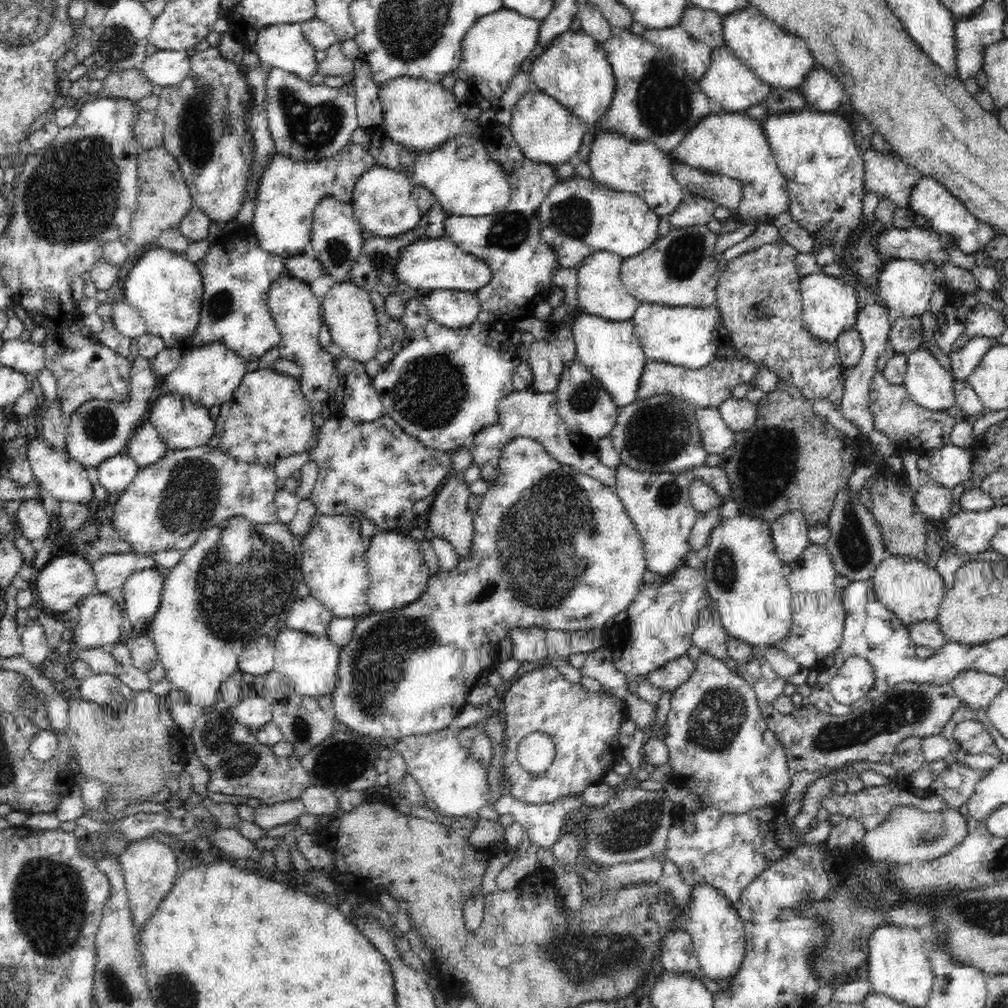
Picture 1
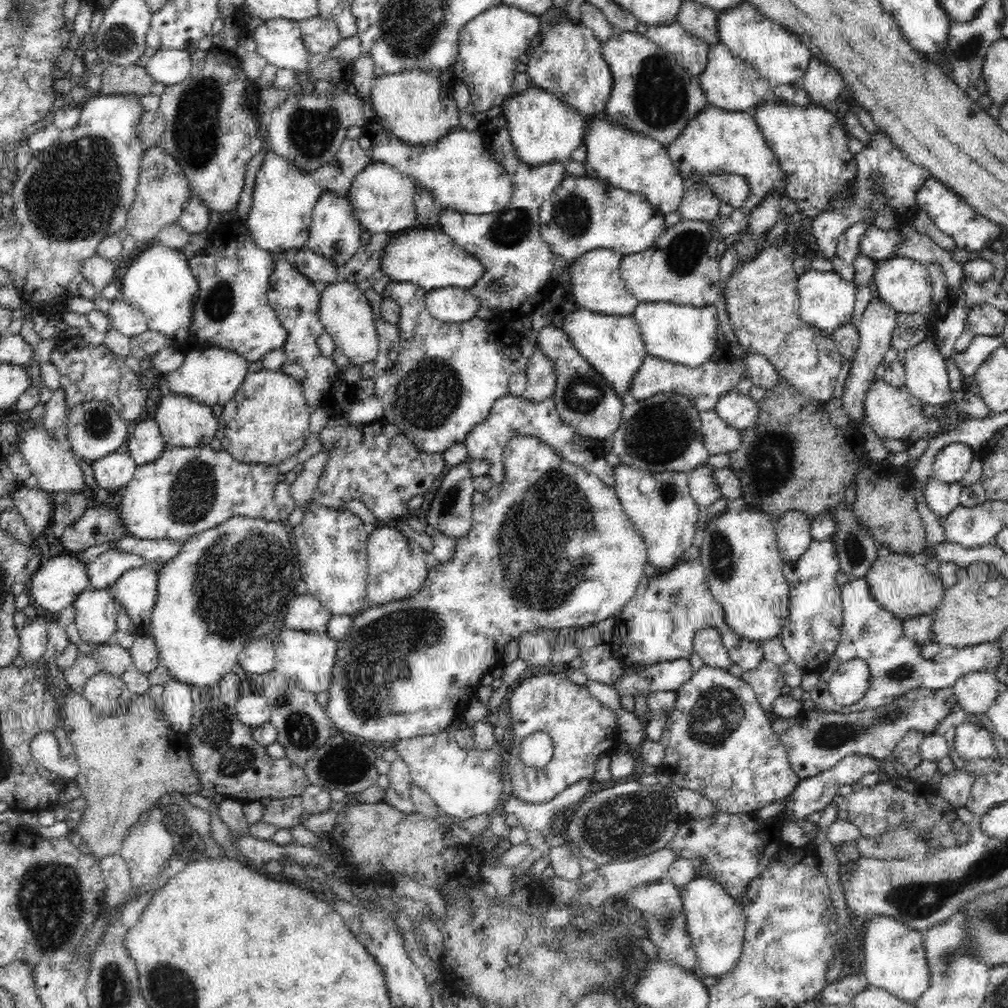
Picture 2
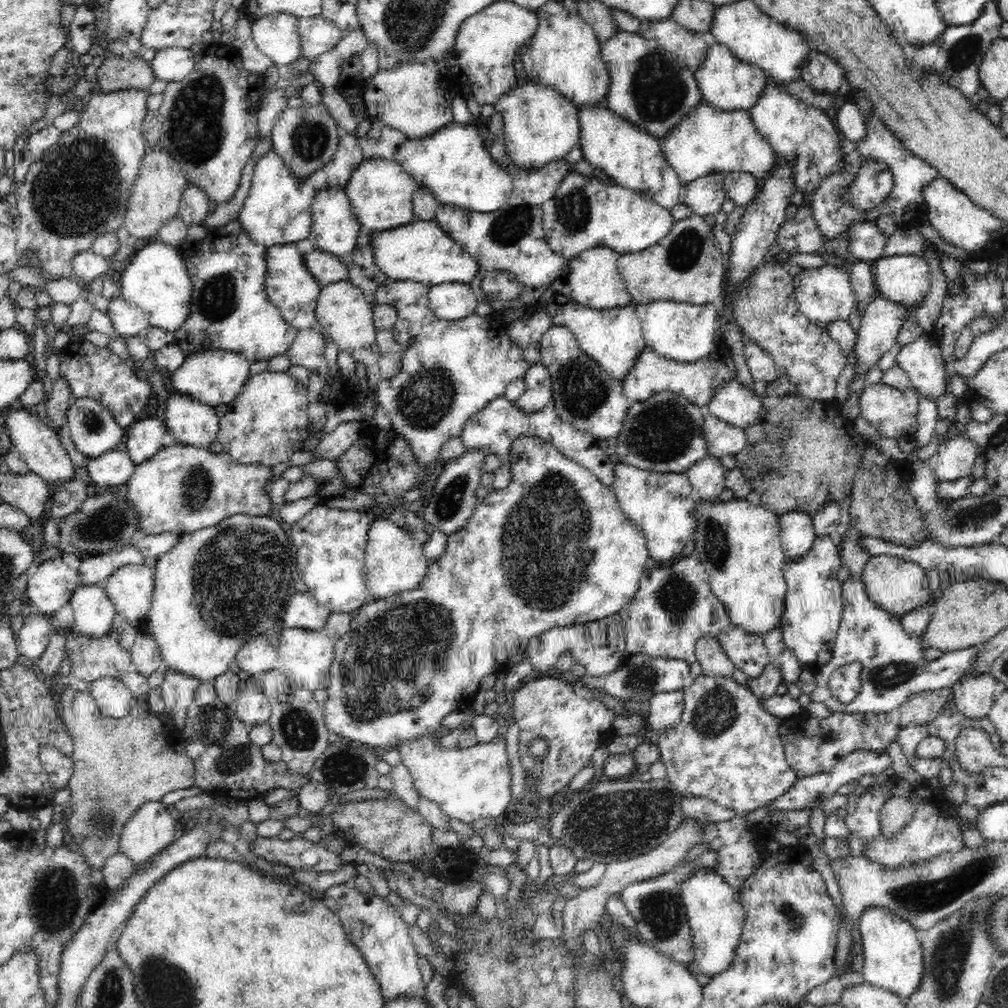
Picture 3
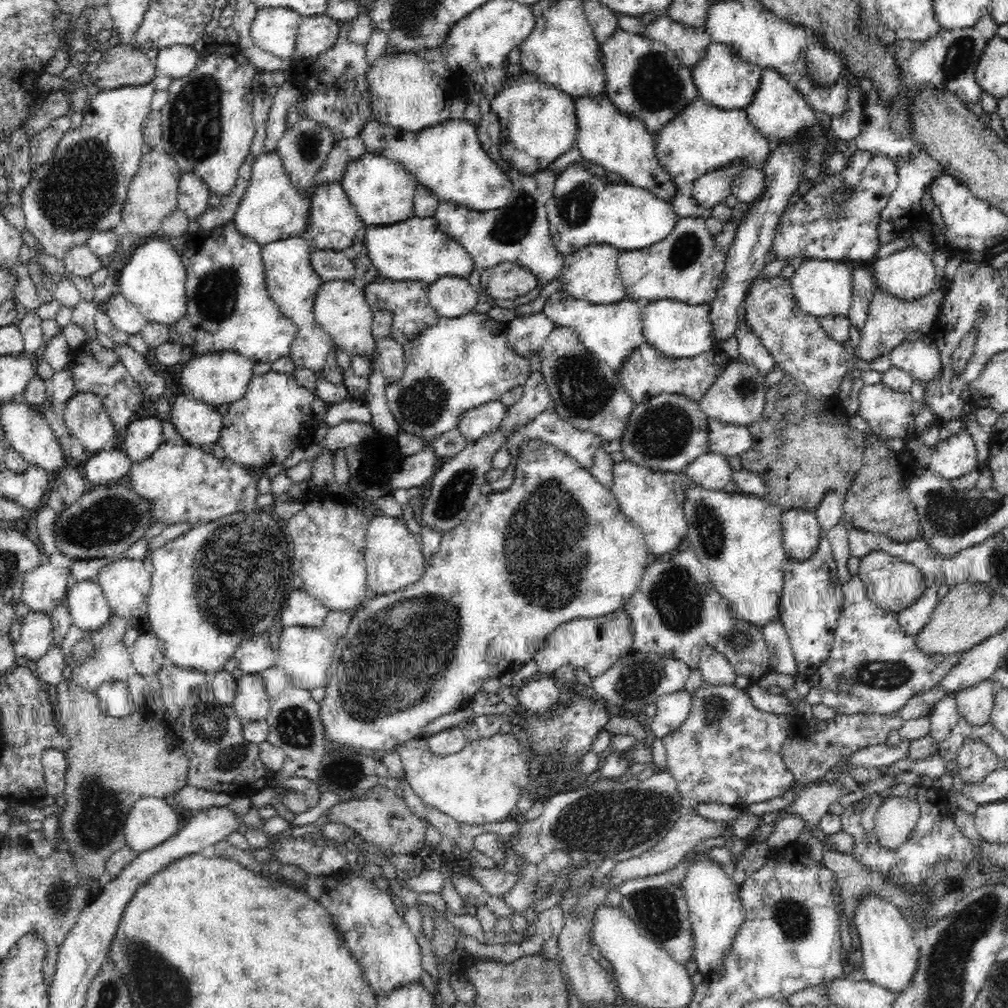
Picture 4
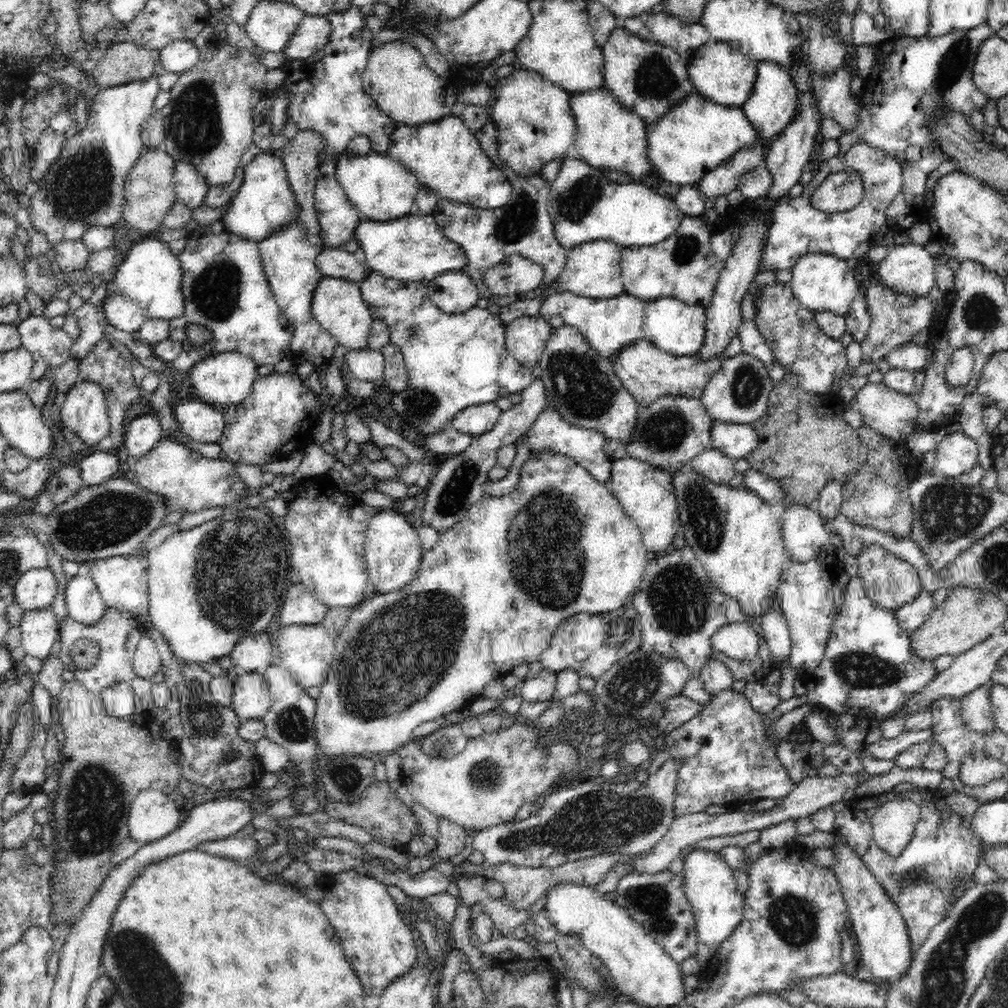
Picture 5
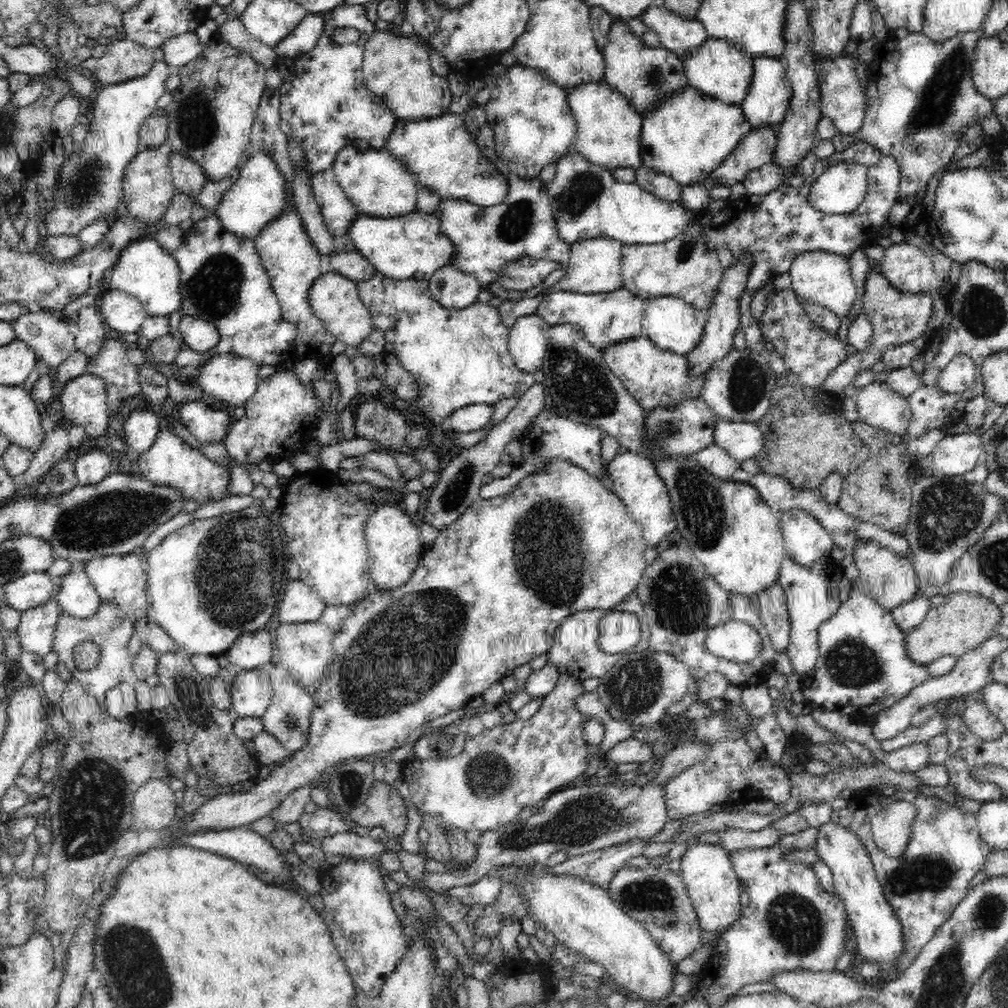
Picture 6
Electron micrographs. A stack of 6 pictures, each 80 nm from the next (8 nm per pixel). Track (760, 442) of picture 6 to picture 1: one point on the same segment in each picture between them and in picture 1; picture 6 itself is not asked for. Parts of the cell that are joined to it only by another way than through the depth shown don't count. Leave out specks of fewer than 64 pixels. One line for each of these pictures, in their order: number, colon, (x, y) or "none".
1: (716, 436)
2: (719, 438)
3: (723, 439)
4: (727, 439)
5: (736, 441)

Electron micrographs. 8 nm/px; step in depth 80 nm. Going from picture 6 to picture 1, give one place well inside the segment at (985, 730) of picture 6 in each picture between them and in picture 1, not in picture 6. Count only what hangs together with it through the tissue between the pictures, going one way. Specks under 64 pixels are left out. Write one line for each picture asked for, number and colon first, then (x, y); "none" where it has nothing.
1: (975, 689)
2: (976, 691)
3: (974, 695)
4: (975, 704)
5: (977, 712)

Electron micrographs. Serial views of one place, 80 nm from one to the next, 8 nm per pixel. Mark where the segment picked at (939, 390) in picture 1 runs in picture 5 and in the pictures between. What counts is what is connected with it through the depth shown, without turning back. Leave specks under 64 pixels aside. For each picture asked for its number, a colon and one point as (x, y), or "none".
2: (927, 379)
3: (922, 360)
4: (920, 358)
5: (911, 357)

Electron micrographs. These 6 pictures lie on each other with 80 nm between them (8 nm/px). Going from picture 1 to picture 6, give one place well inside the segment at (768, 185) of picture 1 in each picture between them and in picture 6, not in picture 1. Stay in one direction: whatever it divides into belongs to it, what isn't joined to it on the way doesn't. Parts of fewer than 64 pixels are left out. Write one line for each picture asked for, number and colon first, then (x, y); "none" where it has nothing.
2: (715, 141)
3: (708, 140)
4: (701, 138)
5: (694, 137)
6: (686, 136)

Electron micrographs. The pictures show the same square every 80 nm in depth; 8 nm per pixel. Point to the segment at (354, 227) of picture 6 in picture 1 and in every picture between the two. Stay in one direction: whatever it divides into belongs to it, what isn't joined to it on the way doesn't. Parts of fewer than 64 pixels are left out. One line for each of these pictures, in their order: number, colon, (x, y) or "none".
1: (431, 263)
2: (425, 256)
3: (420, 251)
4: (416, 249)
5: (413, 248)

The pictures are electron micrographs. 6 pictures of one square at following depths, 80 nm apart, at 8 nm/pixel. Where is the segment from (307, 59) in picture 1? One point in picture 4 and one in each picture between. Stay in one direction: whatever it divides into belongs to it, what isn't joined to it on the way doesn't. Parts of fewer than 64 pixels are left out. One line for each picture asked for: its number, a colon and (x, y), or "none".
2: (280, 42)
3: (277, 36)
4: (274, 30)

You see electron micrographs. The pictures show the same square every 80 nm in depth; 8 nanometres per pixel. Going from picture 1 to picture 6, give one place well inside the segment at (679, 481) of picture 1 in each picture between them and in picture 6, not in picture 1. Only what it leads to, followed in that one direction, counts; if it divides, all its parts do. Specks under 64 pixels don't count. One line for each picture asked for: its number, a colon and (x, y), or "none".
2: (666, 519)
3: (661, 505)
4: (654, 501)
5: (646, 494)
6: (635, 481)

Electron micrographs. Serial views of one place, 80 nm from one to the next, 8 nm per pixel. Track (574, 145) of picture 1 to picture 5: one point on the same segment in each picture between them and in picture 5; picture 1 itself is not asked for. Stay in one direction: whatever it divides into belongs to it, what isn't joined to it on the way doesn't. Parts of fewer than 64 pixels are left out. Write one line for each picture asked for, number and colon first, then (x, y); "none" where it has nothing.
2: (543, 128)
3: (540, 126)
4: (538, 123)
5: (533, 118)

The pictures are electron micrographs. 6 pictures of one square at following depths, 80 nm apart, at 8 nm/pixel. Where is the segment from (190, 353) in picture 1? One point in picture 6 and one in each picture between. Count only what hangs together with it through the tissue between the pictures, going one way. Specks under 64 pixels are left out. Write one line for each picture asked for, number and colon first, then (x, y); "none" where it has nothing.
2: (212, 376)
3: (215, 377)
4: (215, 379)
5: (226, 379)
6: (230, 381)

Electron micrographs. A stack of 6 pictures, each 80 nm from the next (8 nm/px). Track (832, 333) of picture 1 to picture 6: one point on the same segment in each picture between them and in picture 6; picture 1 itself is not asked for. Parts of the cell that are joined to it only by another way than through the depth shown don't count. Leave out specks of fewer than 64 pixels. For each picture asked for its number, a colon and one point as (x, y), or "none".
2: (826, 300)
3: (824, 294)
4: (822, 288)
5: (821, 282)
6: (823, 277)

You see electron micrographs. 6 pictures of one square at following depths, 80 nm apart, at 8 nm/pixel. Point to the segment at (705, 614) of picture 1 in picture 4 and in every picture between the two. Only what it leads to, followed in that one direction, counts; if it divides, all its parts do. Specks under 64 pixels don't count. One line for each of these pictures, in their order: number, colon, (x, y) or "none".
2: (708, 643)
3: (714, 661)
4: (715, 668)

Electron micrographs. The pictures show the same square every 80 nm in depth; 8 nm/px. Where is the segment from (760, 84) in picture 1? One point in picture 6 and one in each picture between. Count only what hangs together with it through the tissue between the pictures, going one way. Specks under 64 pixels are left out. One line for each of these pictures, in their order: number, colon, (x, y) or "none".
2: (729, 83)
3: (727, 83)
4: (723, 79)
5: (719, 72)
6: (719, 69)

